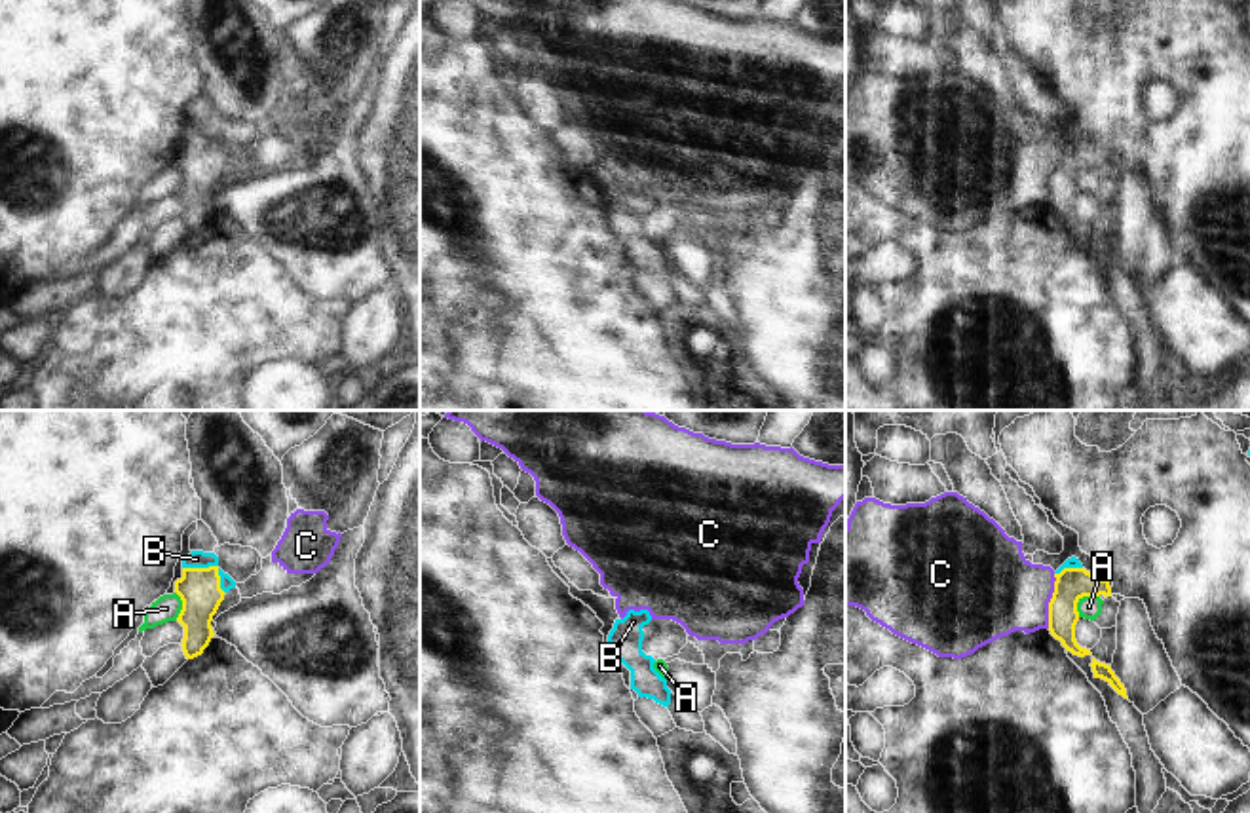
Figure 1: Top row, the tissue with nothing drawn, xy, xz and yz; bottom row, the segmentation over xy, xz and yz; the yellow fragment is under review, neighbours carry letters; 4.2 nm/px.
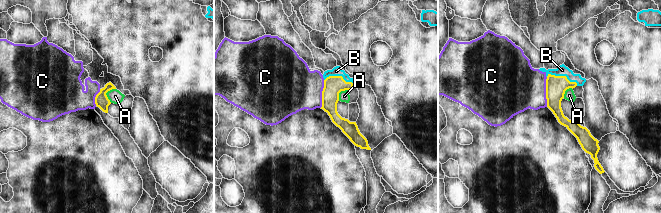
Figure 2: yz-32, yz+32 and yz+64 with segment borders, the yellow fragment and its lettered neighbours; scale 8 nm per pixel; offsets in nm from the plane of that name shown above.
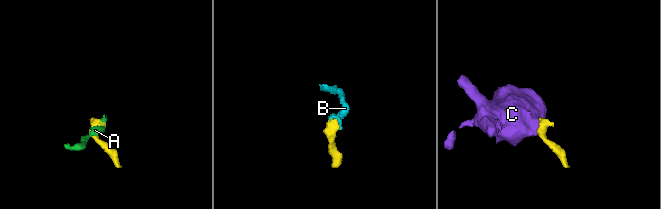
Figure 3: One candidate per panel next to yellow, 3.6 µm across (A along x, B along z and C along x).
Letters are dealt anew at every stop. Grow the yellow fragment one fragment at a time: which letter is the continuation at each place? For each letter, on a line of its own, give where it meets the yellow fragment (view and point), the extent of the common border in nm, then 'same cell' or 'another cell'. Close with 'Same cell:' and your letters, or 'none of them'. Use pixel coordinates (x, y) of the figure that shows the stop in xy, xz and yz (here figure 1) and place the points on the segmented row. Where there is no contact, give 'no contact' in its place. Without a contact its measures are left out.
A: contact yz (1081, 597); length 130 nm; another cell
B: contact xy (213, 567); length 220 nm; same cell
C: contact yz (1051, 601); length 240 nm; another cell
Same cell: B

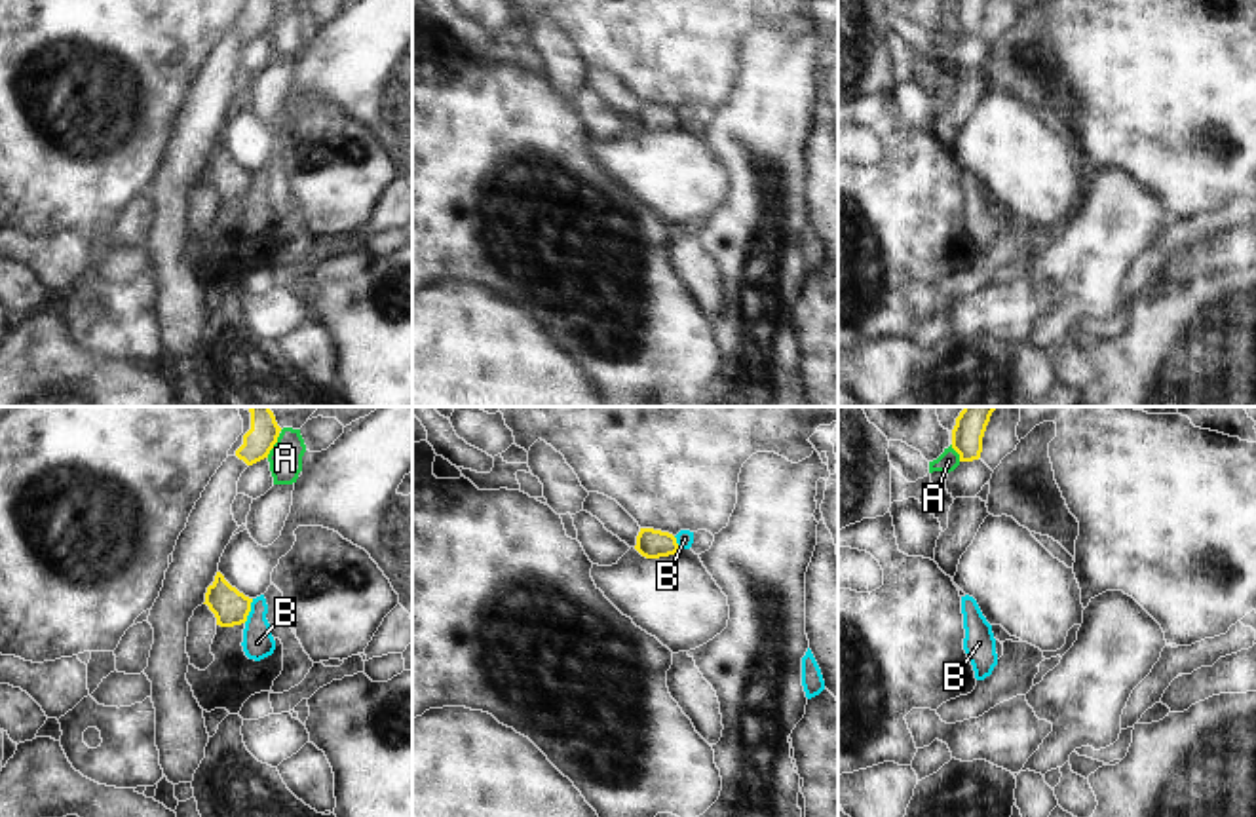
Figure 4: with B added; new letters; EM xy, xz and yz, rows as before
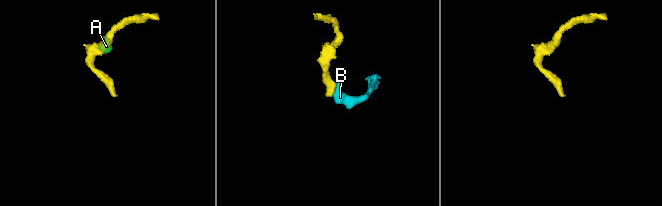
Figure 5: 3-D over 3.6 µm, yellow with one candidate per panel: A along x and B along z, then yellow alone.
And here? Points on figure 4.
A: contact xy (274, 443); length 120 nm; another cell
B: contact xy (249, 610); length 110 nm; another cell
Same cell: none of them

